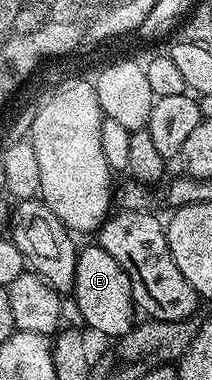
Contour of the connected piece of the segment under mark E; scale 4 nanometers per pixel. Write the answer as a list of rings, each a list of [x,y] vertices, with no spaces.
[[[90,242],[82,247],[75,262],[75,282],[71,299],[77,303],[77,312],[81,315],[80,322],[91,330],[100,330],[110,338],[125,336],[135,327],[133,312],[135,305],[131,294],[131,278],[127,278],[127,270],[107,254],[100,244]]]

